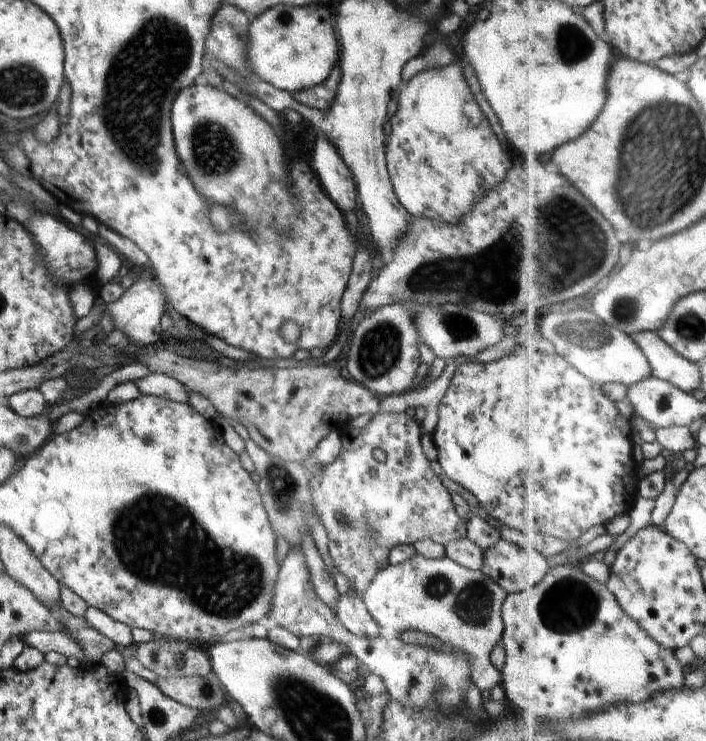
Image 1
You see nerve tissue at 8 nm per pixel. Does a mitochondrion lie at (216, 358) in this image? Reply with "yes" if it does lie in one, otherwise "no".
no

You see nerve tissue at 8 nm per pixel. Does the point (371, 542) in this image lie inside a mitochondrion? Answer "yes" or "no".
yes

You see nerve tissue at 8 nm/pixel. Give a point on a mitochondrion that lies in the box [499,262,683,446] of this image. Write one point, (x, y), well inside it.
(592, 331)

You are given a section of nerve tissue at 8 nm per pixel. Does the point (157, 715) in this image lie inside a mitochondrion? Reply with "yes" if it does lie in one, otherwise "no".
yes

